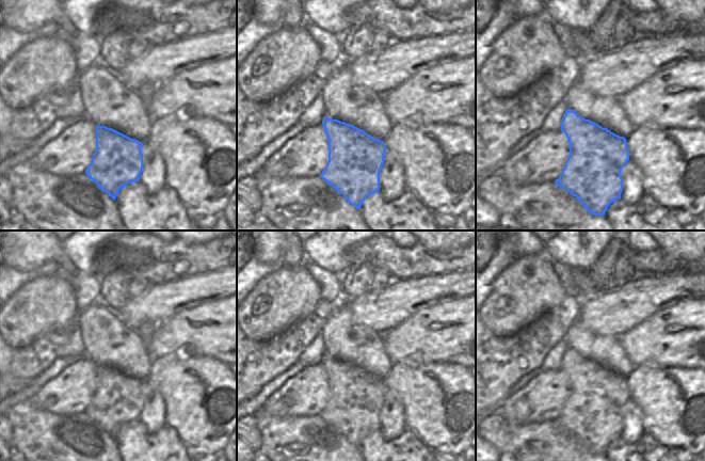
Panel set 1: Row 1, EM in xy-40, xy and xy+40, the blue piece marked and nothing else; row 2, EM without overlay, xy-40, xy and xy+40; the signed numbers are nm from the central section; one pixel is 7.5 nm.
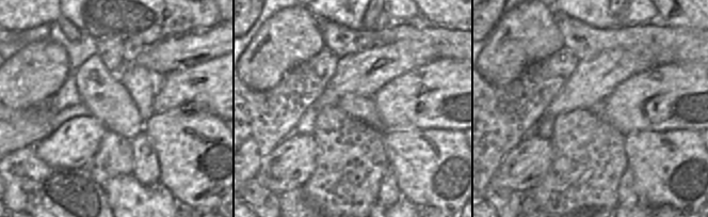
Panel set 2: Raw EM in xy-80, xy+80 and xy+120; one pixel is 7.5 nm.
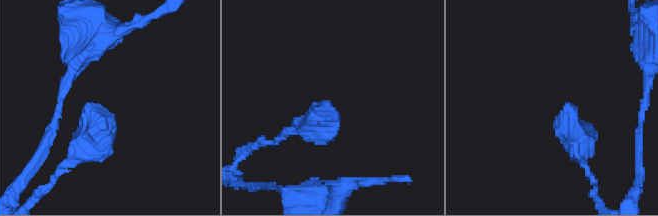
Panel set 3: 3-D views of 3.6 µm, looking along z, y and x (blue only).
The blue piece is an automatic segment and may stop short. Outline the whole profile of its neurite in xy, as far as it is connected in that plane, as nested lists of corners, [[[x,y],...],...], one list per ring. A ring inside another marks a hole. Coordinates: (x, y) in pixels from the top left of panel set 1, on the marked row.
[[[324,116],[329,161],[320,177],[360,209],[363,202],[380,190],[380,172],[386,146],[364,130]]]

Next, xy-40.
[[[96,126],[96,150],[85,174],[115,200],[119,189],[139,181],[143,143],[112,128]]]

